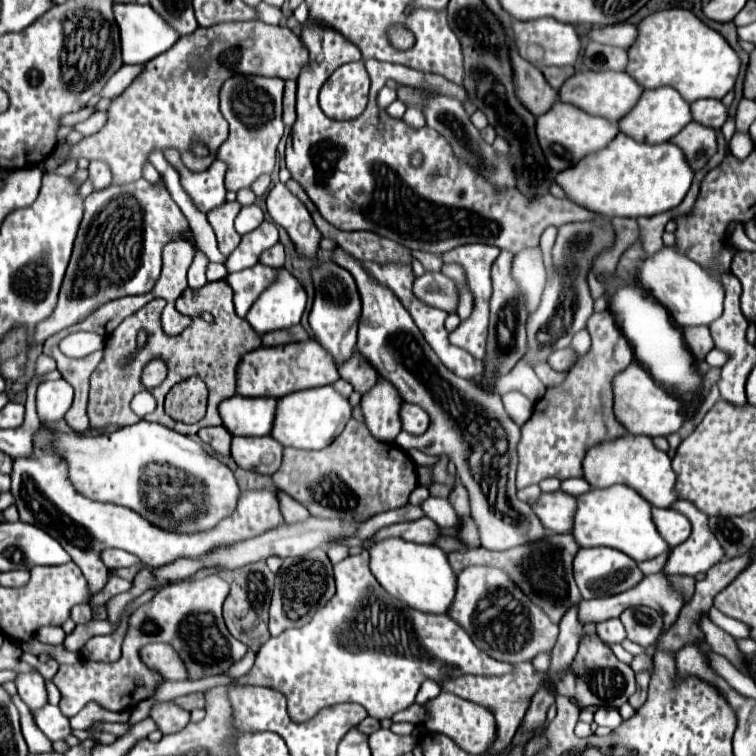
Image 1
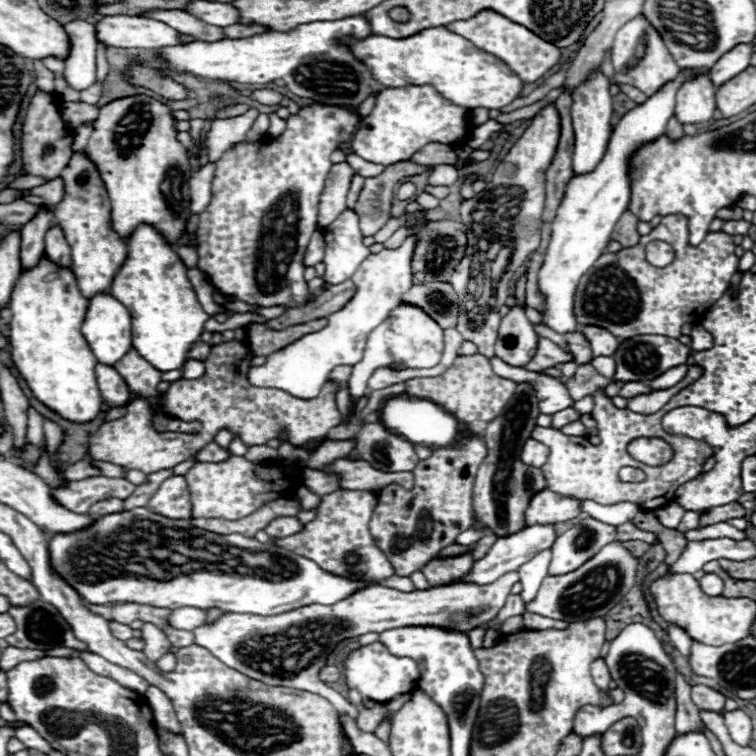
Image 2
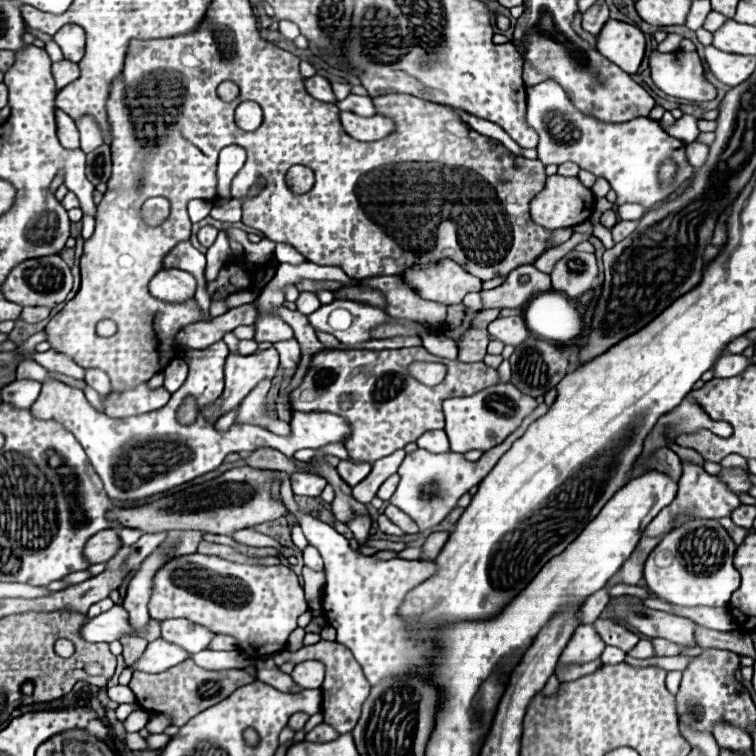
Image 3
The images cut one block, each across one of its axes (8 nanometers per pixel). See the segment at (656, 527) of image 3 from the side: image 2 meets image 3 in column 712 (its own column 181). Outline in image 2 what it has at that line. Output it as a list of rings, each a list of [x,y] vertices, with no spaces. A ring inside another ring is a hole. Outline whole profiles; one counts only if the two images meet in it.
[[[184,476],[166,478],[160,488],[152,494],[148,508],[172,520],[188,520],[192,516],[192,506]]]

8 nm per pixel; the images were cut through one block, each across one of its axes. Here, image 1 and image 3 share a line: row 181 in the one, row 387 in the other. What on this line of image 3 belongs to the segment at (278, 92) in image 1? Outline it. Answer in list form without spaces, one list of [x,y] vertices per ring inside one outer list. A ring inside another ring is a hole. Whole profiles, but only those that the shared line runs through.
[[[274,348],[256,352],[250,356],[240,356],[240,354],[230,354],[224,364],[224,378],[226,378],[226,388],[222,396],[204,406],[202,414],[206,420],[218,420],[226,412],[234,410],[242,398],[246,398],[262,380],[272,380],[278,372],[278,352]]]

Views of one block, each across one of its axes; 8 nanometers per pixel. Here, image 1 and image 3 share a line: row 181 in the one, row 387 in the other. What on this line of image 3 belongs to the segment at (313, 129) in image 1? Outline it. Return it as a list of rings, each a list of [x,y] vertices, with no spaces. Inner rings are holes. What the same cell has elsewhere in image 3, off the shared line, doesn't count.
[[[412,346],[410,350],[320,350],[314,354],[306,376],[302,378],[302,384],[292,390],[290,404],[294,412],[330,412],[346,418],[350,424],[350,434],[344,442],[348,456],[352,460],[362,462],[376,462],[378,458],[384,458],[392,454],[394,450],[404,448],[410,442],[416,442],[418,436],[422,436],[428,430],[440,430],[444,426],[444,414],[442,414],[442,402],[452,396],[470,396],[478,390],[484,390],[488,386],[500,384],[498,372],[494,368],[488,368],[484,362],[460,362],[450,358],[438,358],[430,354],[424,346]],[[414,360],[426,360],[426,362],[442,362],[448,368],[448,374],[442,384],[438,386],[424,386],[412,376],[408,376],[406,368]]]

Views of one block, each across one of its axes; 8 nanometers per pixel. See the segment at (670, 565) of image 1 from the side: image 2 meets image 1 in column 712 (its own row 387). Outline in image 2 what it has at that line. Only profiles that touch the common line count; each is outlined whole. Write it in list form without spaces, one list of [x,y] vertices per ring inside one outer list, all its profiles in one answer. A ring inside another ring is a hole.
[[[492,358],[492,368],[498,376],[504,376],[514,382],[530,382],[536,390],[538,408],[542,414],[556,414],[568,406],[572,406],[572,398],[564,386],[564,380],[556,380],[550,376],[538,376],[536,372],[528,372],[524,368],[508,366],[500,358]]]

